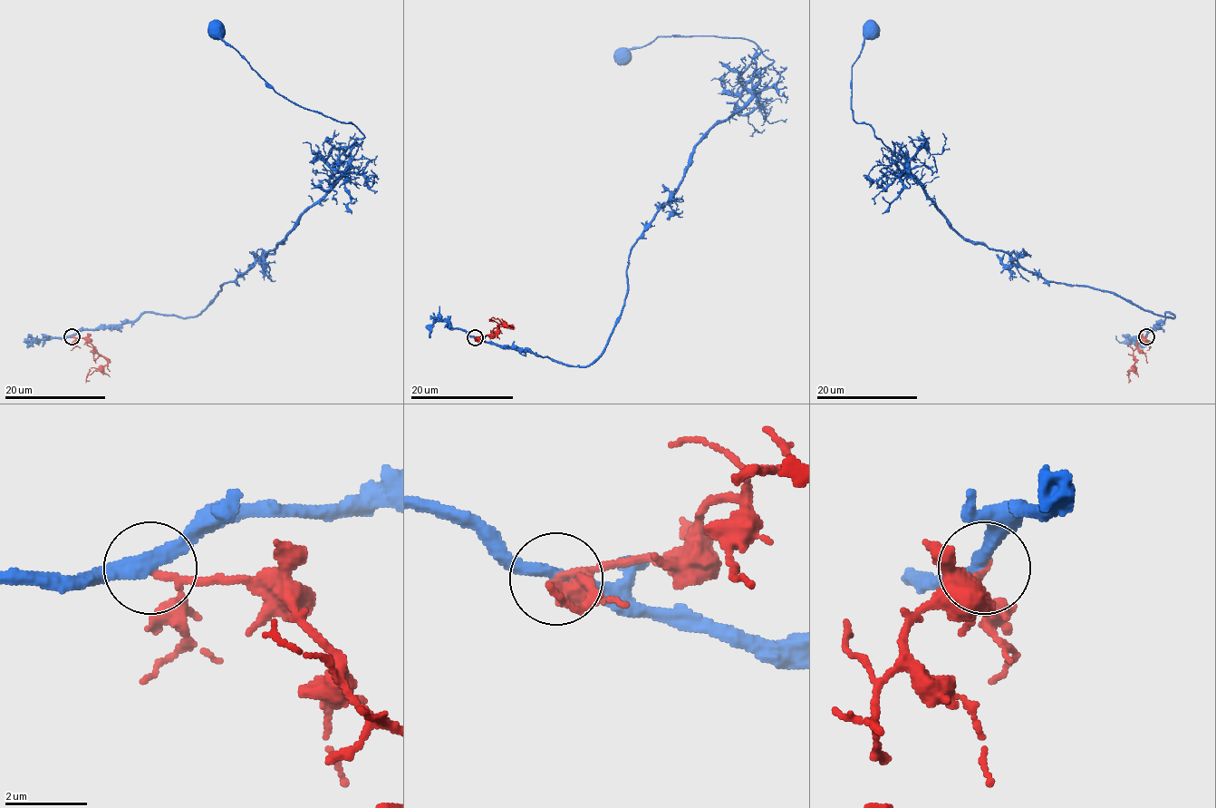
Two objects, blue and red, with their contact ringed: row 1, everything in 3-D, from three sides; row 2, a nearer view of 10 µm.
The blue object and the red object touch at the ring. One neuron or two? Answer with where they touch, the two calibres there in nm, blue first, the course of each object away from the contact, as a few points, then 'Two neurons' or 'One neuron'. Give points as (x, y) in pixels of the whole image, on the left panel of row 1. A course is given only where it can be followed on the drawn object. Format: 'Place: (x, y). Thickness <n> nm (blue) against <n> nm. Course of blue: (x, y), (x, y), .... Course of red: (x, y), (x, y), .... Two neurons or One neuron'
Place: (72, 336). Thickness 320 nm (blue) against 140 nm. Course of blue: (72, 335), (146, 312), (194, 317), (282, 240), (363, 137), (279, 95), (217, 30). Course of red: (72, 335), (85, 337), (107, 361), (86, 377), (89, 381). Two neurons

